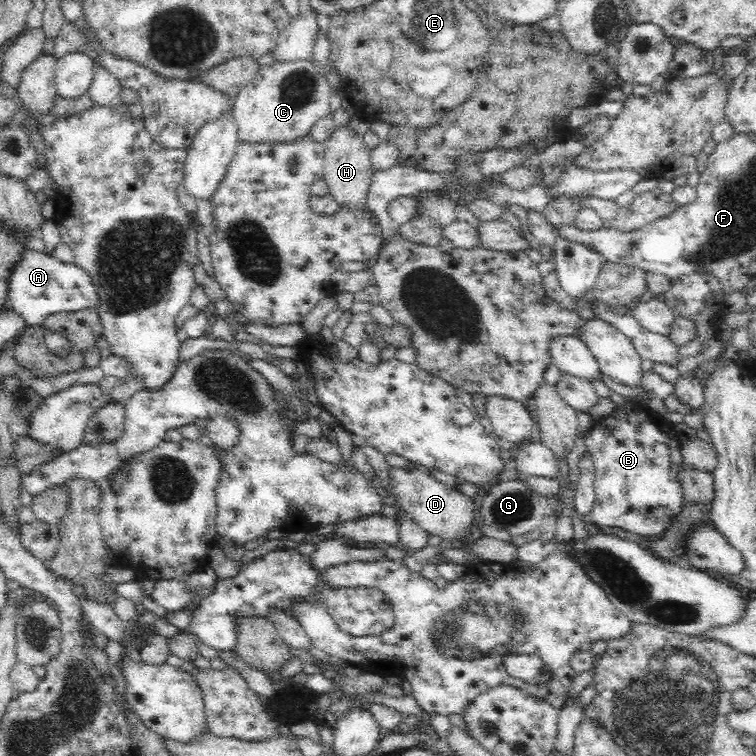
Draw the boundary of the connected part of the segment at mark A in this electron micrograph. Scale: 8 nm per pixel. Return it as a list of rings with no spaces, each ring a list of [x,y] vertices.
[[[27,248],[22,249],[18,257],[7,276],[7,303],[26,327],[38,325],[52,314],[95,309],[98,306],[90,277],[75,262],[60,262],[48,252]]]

